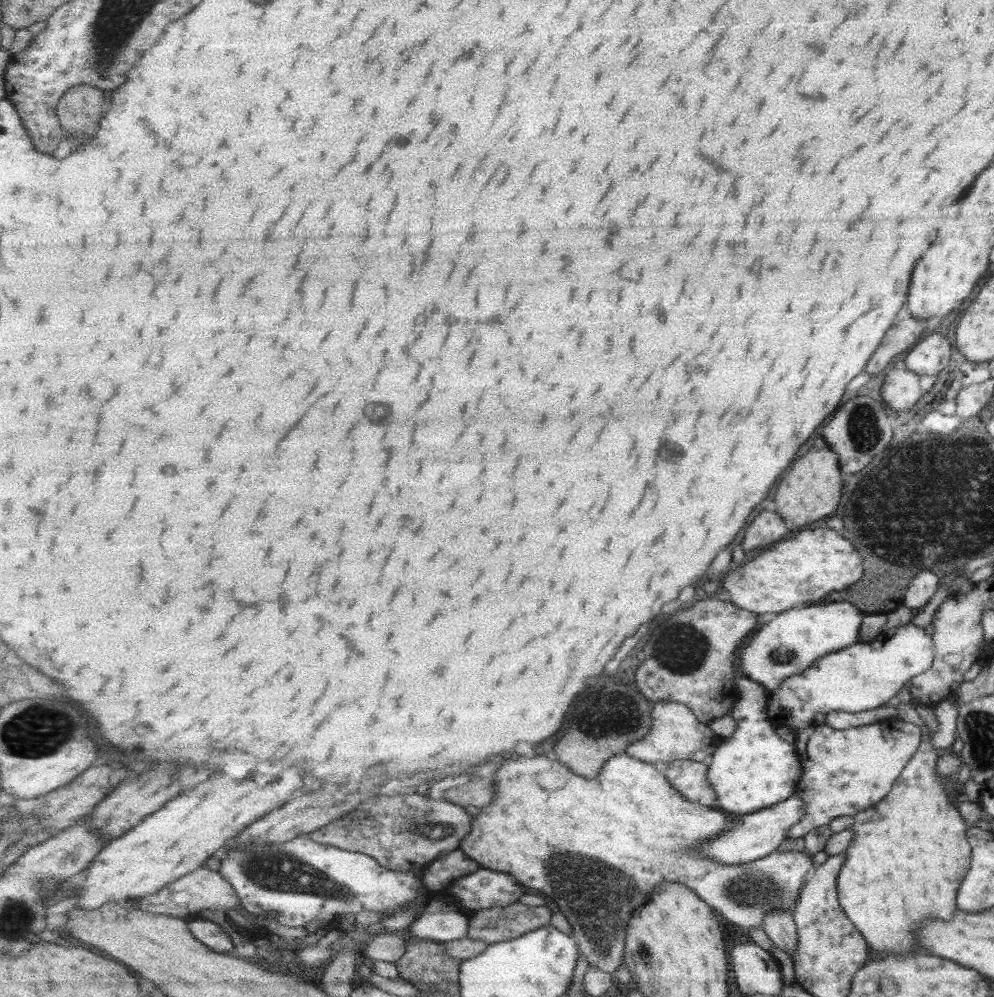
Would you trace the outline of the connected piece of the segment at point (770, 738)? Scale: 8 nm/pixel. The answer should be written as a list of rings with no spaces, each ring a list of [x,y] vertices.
[[[743,675],[737,676],[734,680],[734,691],[741,698],[737,698],[737,706],[732,706],[732,710],[727,715],[735,720],[737,727],[729,737],[720,740],[713,750],[713,755],[708,759],[708,783],[717,794],[720,809],[725,810],[726,813],[733,813],[735,816],[743,816],[777,805],[777,802],[789,798],[794,793],[801,777],[801,764],[799,764],[797,754],[793,752],[794,744],[783,742],[772,729],[771,722],[767,718],[768,691],[757,682],[753,682],[753,679]]]

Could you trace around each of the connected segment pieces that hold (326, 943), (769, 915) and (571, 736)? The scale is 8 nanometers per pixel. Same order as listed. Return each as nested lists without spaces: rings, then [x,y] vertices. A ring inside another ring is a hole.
[[[332,929],[324,937],[321,937],[315,945],[303,945],[295,948],[296,958],[307,969],[319,970],[321,966],[327,967],[335,955],[331,952],[331,944],[340,942],[341,937],[341,929]]]
[[[788,908],[768,910],[762,918],[760,927],[779,950],[790,957],[794,954],[797,939],[791,910]]]
[[[651,716],[649,728],[639,728],[635,734],[617,734],[607,738],[593,738],[581,732],[579,728],[569,728],[567,734],[555,744],[556,760],[561,760],[571,771],[585,779],[597,779],[605,763],[617,755],[625,754],[627,747],[633,742],[641,741],[651,730]]]

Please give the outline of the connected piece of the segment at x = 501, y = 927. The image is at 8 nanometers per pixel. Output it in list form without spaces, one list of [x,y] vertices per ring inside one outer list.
[[[518,902],[481,909],[471,914],[468,937],[489,945],[513,940],[551,923],[555,911],[551,904],[528,906]]]

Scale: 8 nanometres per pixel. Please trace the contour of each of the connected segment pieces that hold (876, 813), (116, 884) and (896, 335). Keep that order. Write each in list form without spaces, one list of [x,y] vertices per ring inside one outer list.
[[[922,725],[917,751],[904,764],[895,786],[875,805],[853,816],[849,830],[853,836],[844,850],[845,860],[835,880],[836,897],[844,915],[864,938],[872,954],[905,954],[920,952],[916,928],[927,916],[949,920],[955,910],[957,889],[970,863],[970,846],[966,827],[954,802],[949,801],[936,772],[940,751],[929,745],[929,729]]]
[[[215,772],[189,794],[177,796],[165,808],[150,814],[119,838],[109,840],[88,866],[87,884],[79,906],[97,910],[107,902],[130,906],[139,898],[151,896],[181,877],[204,866],[211,855],[218,855],[228,839],[234,839],[263,814],[285,804],[293,794],[279,784],[259,786],[251,780],[235,782],[227,772]]]
[[[905,318],[896,320],[894,325],[889,327],[883,338],[879,341],[878,347],[868,358],[864,371],[870,375],[881,372],[897,354],[905,352],[912,346],[925,328],[927,320],[922,318]]]

